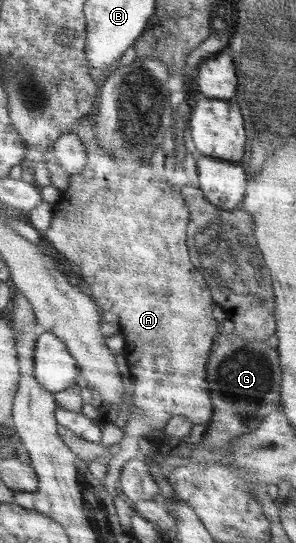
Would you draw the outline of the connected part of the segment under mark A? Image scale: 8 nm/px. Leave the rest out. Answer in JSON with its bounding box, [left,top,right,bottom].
[42,112,219,498]

